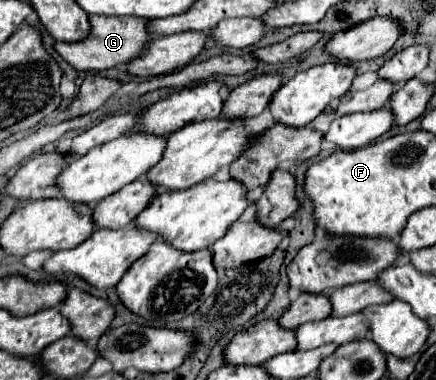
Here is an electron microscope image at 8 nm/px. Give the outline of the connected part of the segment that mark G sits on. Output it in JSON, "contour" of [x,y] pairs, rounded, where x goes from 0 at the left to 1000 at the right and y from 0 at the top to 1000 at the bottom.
{"contour":[[[204,42],[209,58],[209,84],[195,105],[181,111],[126,111],[126,137],[163,168],[172,184],[195,184],[195,189],[227,189],[227,184],[250,184],[259,174],[287,168],[291,158],[305,158],[333,132],[333,116],[346,105],[337,89],[337,68],[328,47],[305,47],[305,42]]]}

